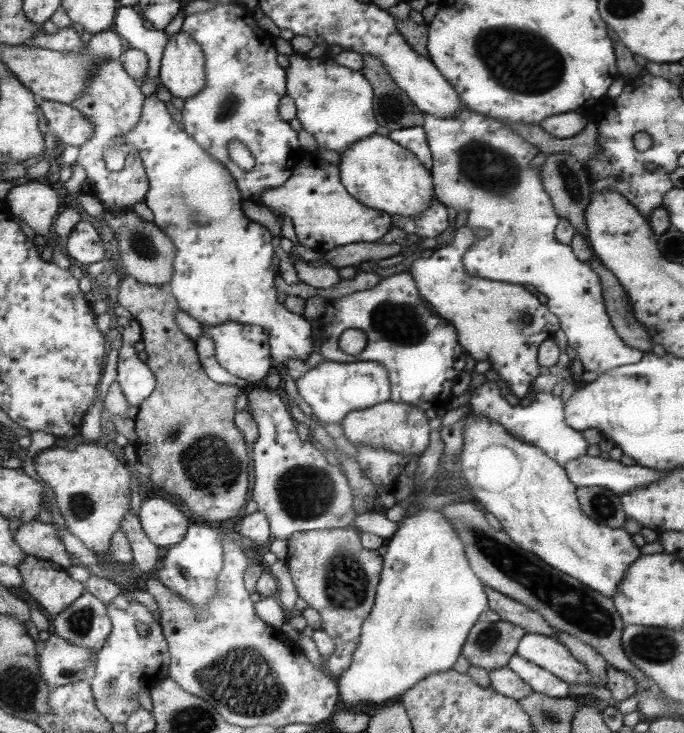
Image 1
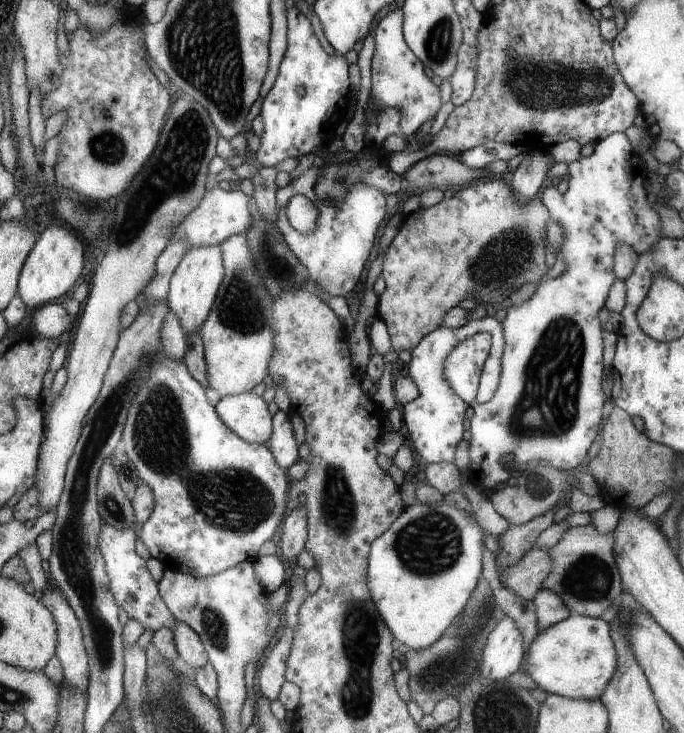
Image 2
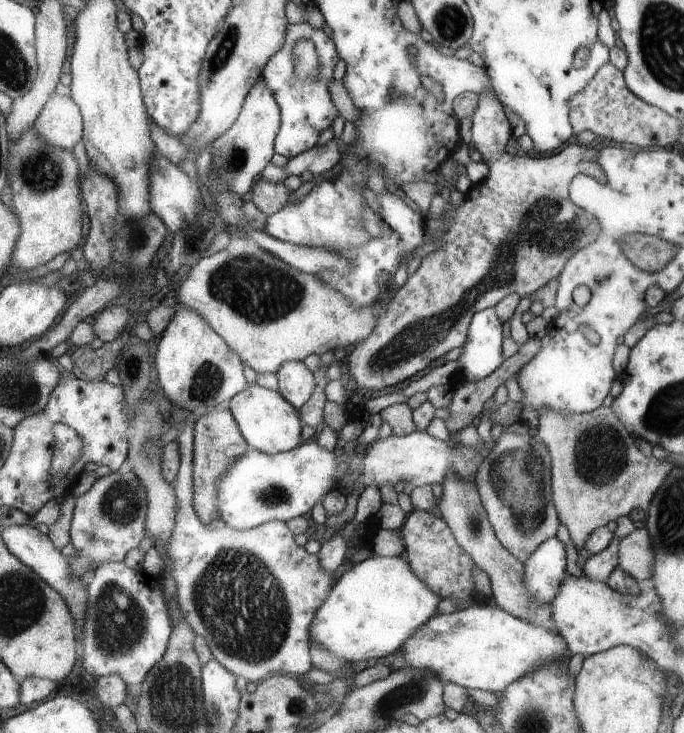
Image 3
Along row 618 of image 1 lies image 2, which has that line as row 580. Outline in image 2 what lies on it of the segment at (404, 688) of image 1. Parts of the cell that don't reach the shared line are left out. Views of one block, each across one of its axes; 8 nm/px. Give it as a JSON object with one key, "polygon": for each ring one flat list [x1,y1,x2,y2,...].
{"polygon":[[441,502,435,506,407,506,405,512,389,526,389,530,385,530,385,534,381,534,371,544,367,586,379,610,379,616,385,620,385,626,391,630,393,638,399,640,399,644,405,644,411,650,427,650,465,610,481,576,481,548,485,536,487,534,481,532,473,514,465,514,453,504,449,506]]}

